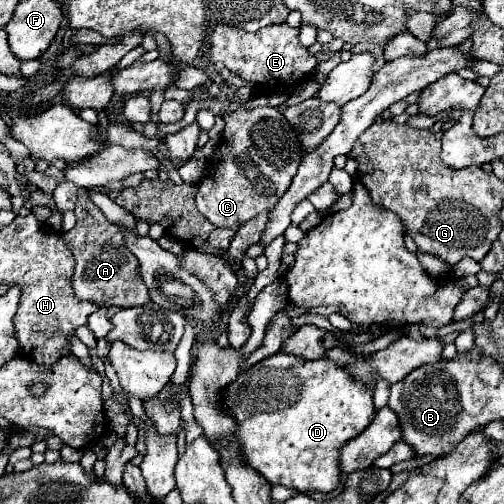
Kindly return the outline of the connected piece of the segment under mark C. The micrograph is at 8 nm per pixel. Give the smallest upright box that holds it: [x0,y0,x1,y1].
[195,106,303,228]

